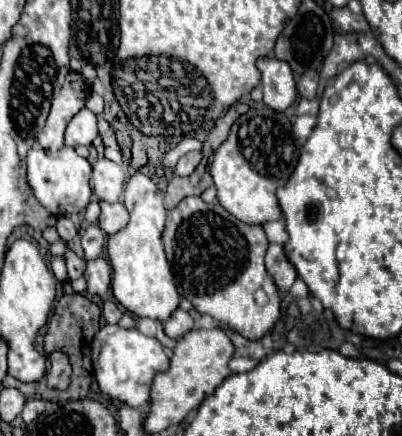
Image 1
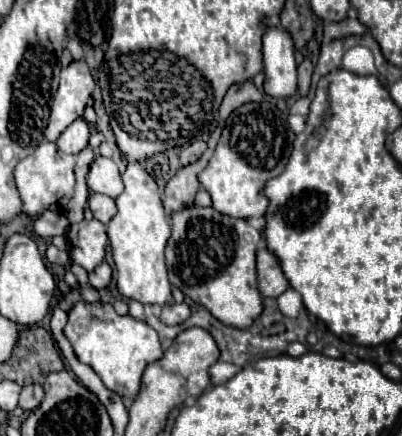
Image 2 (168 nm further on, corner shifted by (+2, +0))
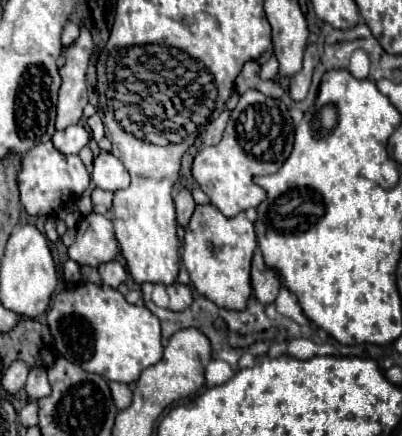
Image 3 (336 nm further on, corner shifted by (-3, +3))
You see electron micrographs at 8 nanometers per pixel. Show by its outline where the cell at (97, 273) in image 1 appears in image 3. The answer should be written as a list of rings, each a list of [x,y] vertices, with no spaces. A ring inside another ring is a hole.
[[[108,261],[108,263],[100,265],[98,271],[100,271],[100,277],[102,277],[104,285],[114,287],[114,289],[126,279],[126,271],[124,271],[124,267],[118,261]]]

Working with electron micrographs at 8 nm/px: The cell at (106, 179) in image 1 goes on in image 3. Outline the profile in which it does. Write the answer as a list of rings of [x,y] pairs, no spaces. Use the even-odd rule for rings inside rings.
[[[102,151],[96,159],[94,159],[94,171],[92,171],[92,181],[96,187],[100,189],[108,189],[108,191],[118,191],[128,187],[130,183],[130,175],[124,169],[122,161],[116,159],[112,153]]]

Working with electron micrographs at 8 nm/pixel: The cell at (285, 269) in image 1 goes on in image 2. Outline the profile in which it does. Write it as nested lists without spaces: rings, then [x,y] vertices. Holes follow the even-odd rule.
[[[263,246],[257,250],[257,286],[265,298],[277,298],[289,288],[289,282],[275,256]]]

